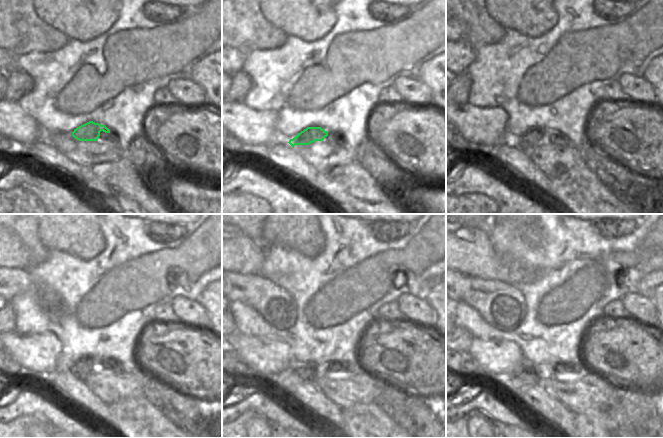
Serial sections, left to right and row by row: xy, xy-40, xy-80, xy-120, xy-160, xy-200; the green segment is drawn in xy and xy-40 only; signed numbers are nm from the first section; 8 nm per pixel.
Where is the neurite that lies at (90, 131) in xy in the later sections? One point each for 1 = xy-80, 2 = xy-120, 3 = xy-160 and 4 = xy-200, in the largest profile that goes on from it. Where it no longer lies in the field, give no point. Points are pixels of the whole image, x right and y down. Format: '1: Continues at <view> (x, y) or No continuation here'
1: Continues at xy-80 (532, 139)
2: Continues at xy-120 (81, 368)
3: Continues at xy-160 (309, 373)
4: Continues at xy-200 (530, 376).

